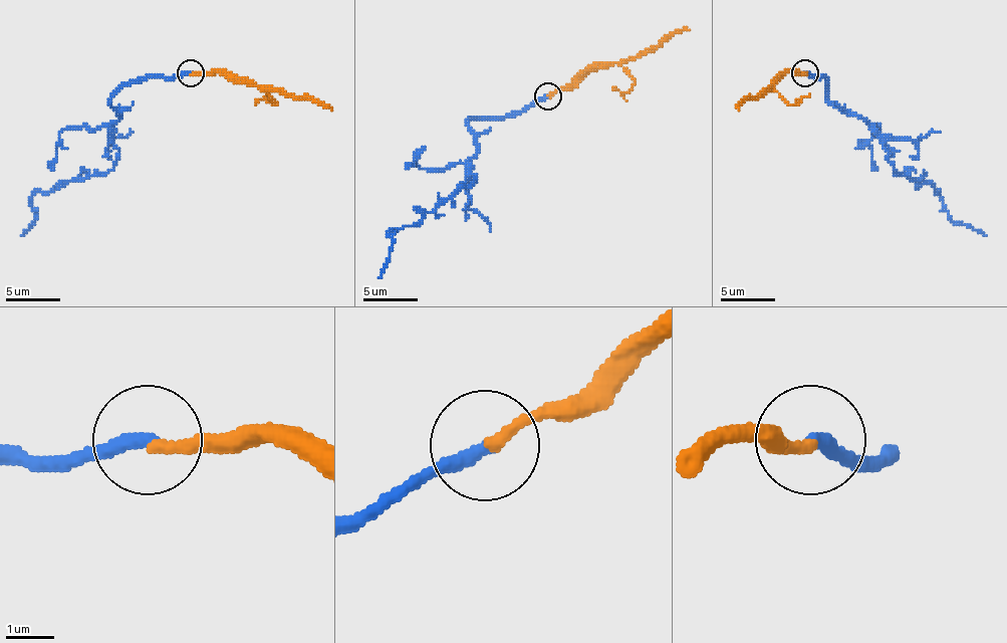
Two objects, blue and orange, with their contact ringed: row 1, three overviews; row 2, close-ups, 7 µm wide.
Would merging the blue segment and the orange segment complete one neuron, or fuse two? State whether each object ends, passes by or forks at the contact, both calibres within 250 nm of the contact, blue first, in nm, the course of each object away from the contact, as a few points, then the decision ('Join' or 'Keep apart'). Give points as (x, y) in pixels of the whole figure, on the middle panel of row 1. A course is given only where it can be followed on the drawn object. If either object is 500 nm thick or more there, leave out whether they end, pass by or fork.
At the ring blue ends. At the ring orange ends. Thickness 320 nm (blue) against 220 nm. Course of blue: (547, 95), (520, 112), (468, 120), (477, 180), (417, 223), (392, 231), (390, 261), (379, 277). Course of orange: (550, 95), (569, 89), (588, 70), (640, 57), (689, 29). Join

